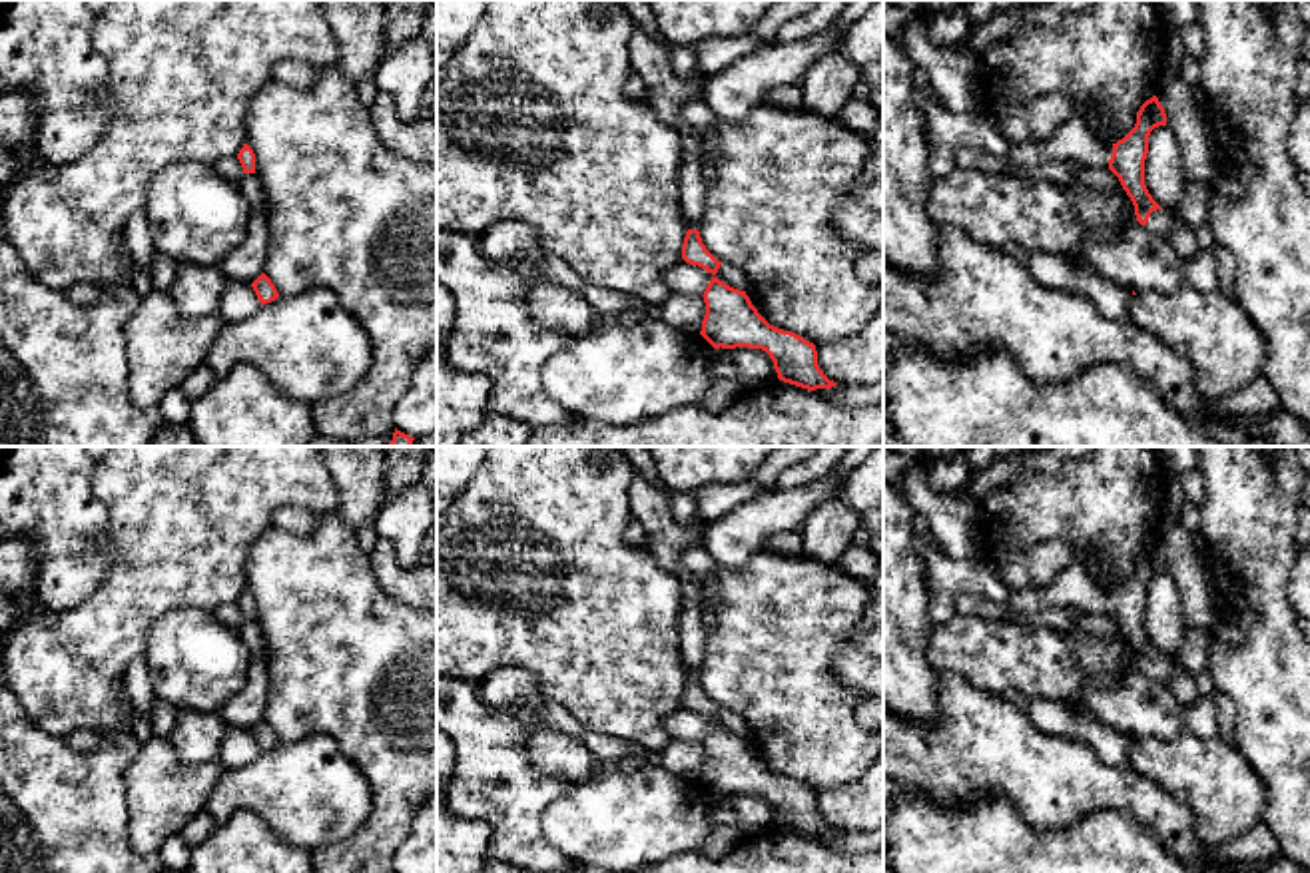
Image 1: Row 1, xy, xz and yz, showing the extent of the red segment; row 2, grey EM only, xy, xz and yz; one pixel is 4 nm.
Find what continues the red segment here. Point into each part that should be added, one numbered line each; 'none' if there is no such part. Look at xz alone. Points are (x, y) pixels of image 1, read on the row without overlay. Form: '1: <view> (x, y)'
1: xz (666, 539)

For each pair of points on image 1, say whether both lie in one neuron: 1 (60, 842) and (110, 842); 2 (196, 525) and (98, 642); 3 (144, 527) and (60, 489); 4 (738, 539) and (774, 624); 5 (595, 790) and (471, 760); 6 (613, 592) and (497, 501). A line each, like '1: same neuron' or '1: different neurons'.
1: same neuron
2: same neuron
3: different neurons
4: different neurons
5: different neurons
6: same neuron

